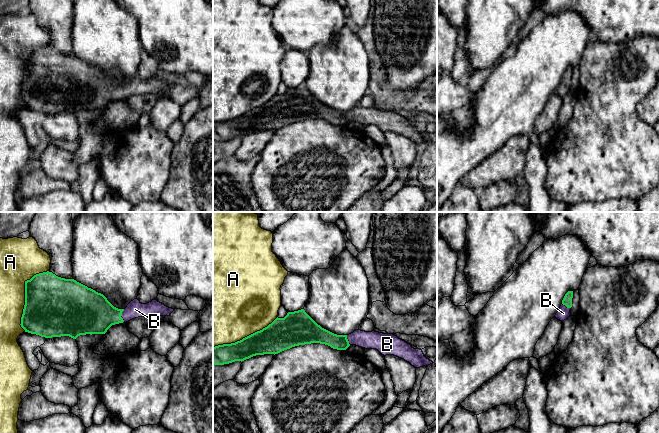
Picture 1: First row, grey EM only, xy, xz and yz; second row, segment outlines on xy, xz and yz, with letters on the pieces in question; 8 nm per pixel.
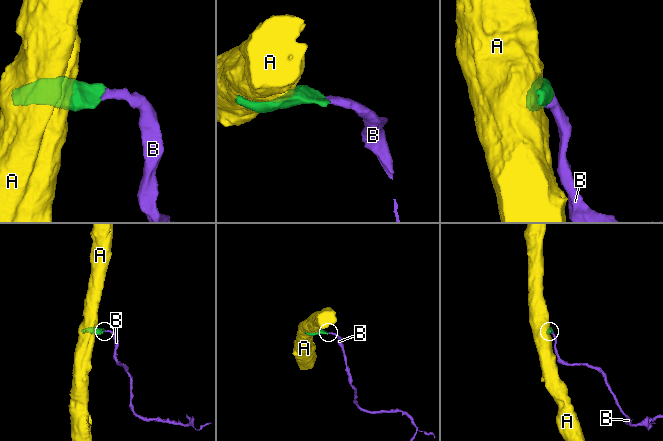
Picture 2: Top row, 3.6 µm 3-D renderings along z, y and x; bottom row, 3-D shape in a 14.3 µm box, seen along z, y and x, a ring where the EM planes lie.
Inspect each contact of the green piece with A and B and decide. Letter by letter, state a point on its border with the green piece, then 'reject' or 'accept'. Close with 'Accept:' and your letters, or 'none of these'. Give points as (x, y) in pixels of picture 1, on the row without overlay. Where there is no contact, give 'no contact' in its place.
A: contact xy (25, 71); reject
B: contact xy (120, 91); accept
Accept: B

